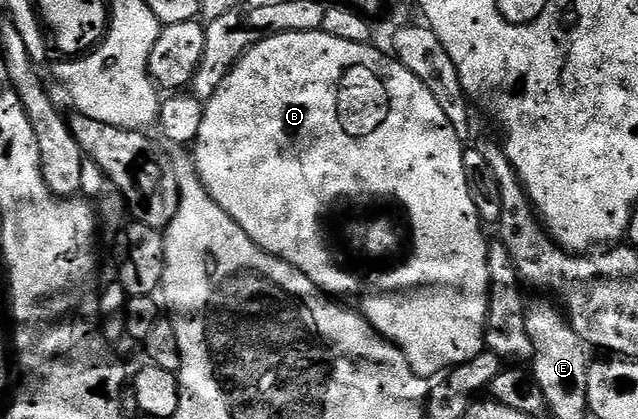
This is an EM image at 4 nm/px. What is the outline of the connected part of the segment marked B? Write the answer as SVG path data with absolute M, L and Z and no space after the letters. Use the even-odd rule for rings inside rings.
M288 32L287 34L275 34L263 42L259 42L238 64L229 71L227 78L221 80L219 90L210 100L204 101L205 113L203 123L199 125L199 134L192 149L195 171L200 177L211 198L219 202L223 210L238 226L267 254L287 262L298 268L315 286L322 292L329 288L357 288L362 284L365 288L425 288L425 292L417 292L417 300L409 300L409 304L385 304L393 316L385 316L385 320L377 320L373 316L370 326L379 333L384 340L390 340L392 344L405 355L411 370L415 370L417 376L426 378L436 377L438 374L448 373L461 364L471 362L480 352L486 351L485 346L485 319L489 313L489 271L487 270L487 258L489 257L490 241L485 240L481 216L473 201L473 195L469 189L467 170L463 166L465 148L455 134L455 126L447 122L447 114L443 114L439 102L435 102L435 94L407 70L388 51L380 52L373 48L372 43L360 44L359 42L343 42L343 38L331 38L326 32ZM356 196L386 196L386 198L399 198L406 210L410 211L413 224L417 228L417 256L411 256L409 260L398 263L390 272L385 272L376 278L362 279L345 268L340 268L333 261L325 240L321 237L321 215L332 206L336 200L353 200Z

